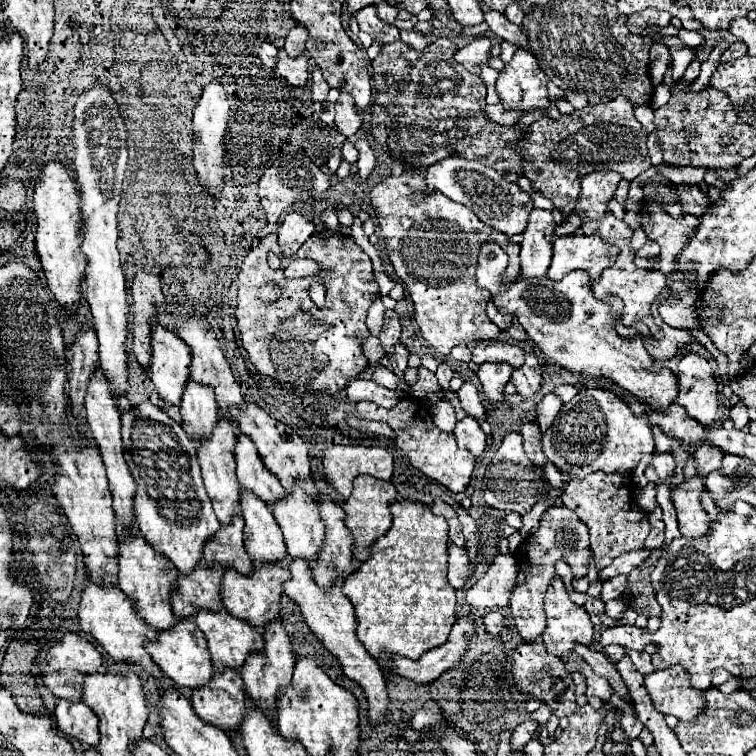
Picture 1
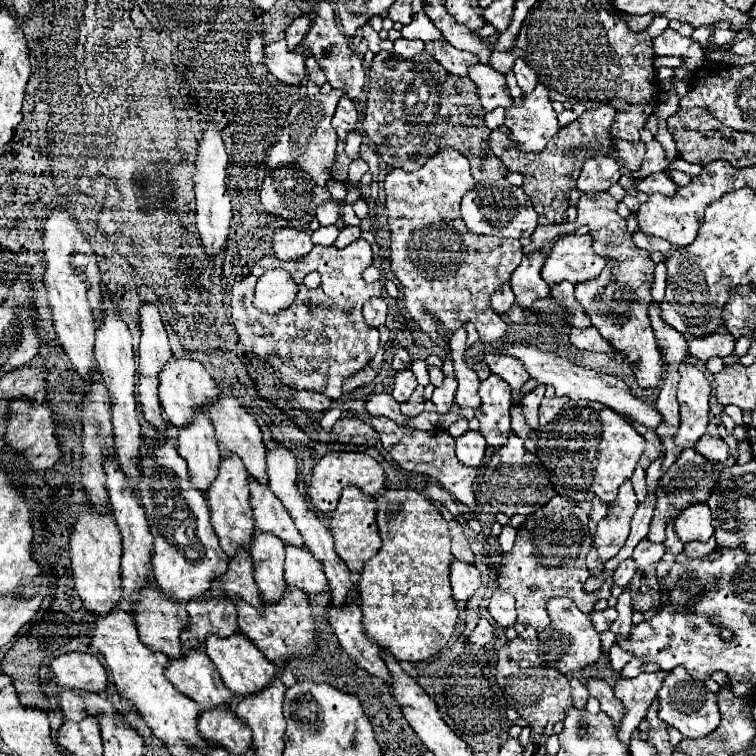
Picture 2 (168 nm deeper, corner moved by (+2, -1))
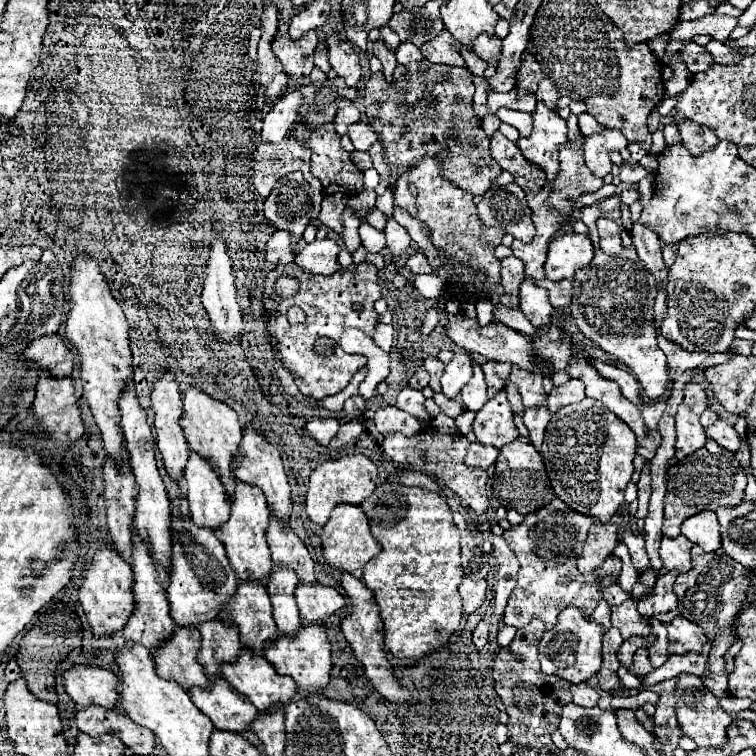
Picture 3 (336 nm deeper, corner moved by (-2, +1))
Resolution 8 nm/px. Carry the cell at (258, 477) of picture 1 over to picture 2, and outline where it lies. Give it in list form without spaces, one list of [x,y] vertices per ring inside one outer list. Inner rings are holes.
[[[250,478],[250,506],[254,510],[256,528],[264,532],[276,534],[286,544],[304,546],[304,540],[292,522],[292,516],[284,508],[284,504],[272,494],[272,490],[258,480]]]

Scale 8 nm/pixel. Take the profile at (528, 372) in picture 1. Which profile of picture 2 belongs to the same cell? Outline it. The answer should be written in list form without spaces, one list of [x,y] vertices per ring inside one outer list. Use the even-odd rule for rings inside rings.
[[[538,384],[536,390],[528,392],[522,400],[520,400],[520,406],[522,406],[522,412],[530,424],[530,428],[538,430],[538,408],[540,408],[540,402],[544,398],[544,390],[546,386],[544,384]]]

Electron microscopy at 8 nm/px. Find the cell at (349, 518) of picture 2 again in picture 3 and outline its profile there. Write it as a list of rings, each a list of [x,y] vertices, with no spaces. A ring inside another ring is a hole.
[[[348,504],[336,506],[330,514],[330,520],[324,524],[320,538],[322,538],[322,554],[326,564],[342,572],[350,572],[356,578],[362,578],[360,570],[364,568],[364,564],[380,552],[380,544],[372,538],[368,520],[364,518],[364,512],[360,510],[360,506],[348,506]]]

